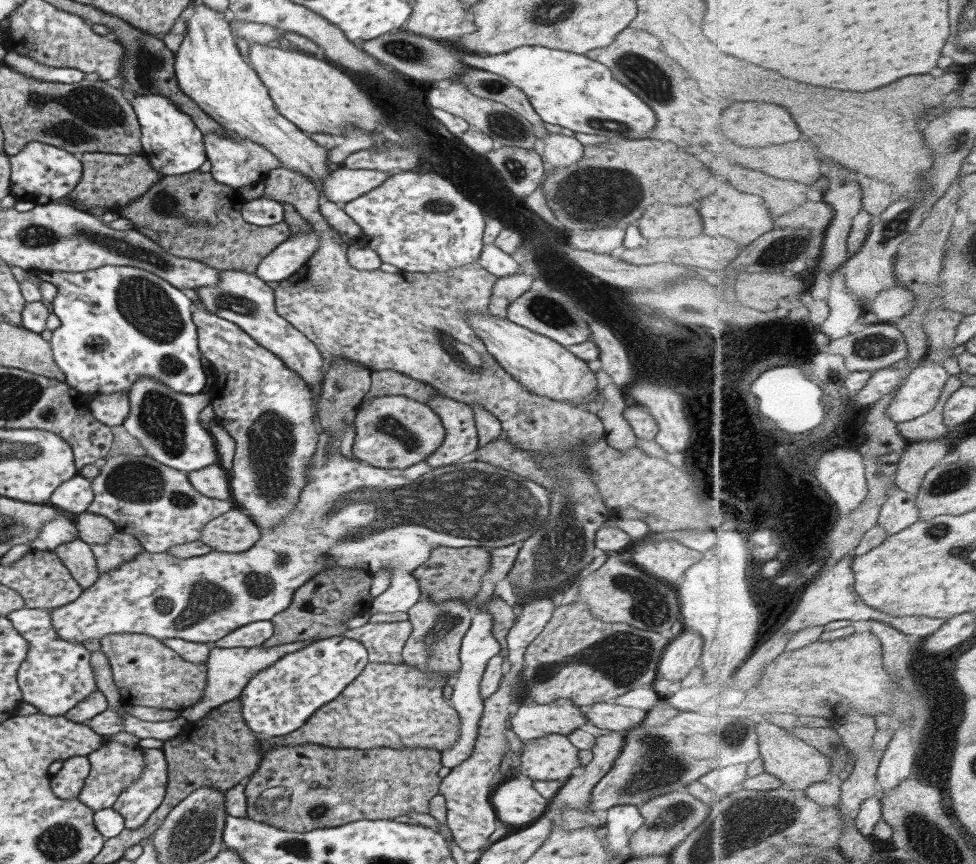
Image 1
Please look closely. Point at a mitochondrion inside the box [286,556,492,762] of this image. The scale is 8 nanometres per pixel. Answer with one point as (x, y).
(435, 643)

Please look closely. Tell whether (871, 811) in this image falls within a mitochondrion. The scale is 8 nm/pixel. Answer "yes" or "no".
no

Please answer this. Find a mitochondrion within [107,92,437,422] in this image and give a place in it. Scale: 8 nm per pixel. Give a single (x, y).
(146, 306)

